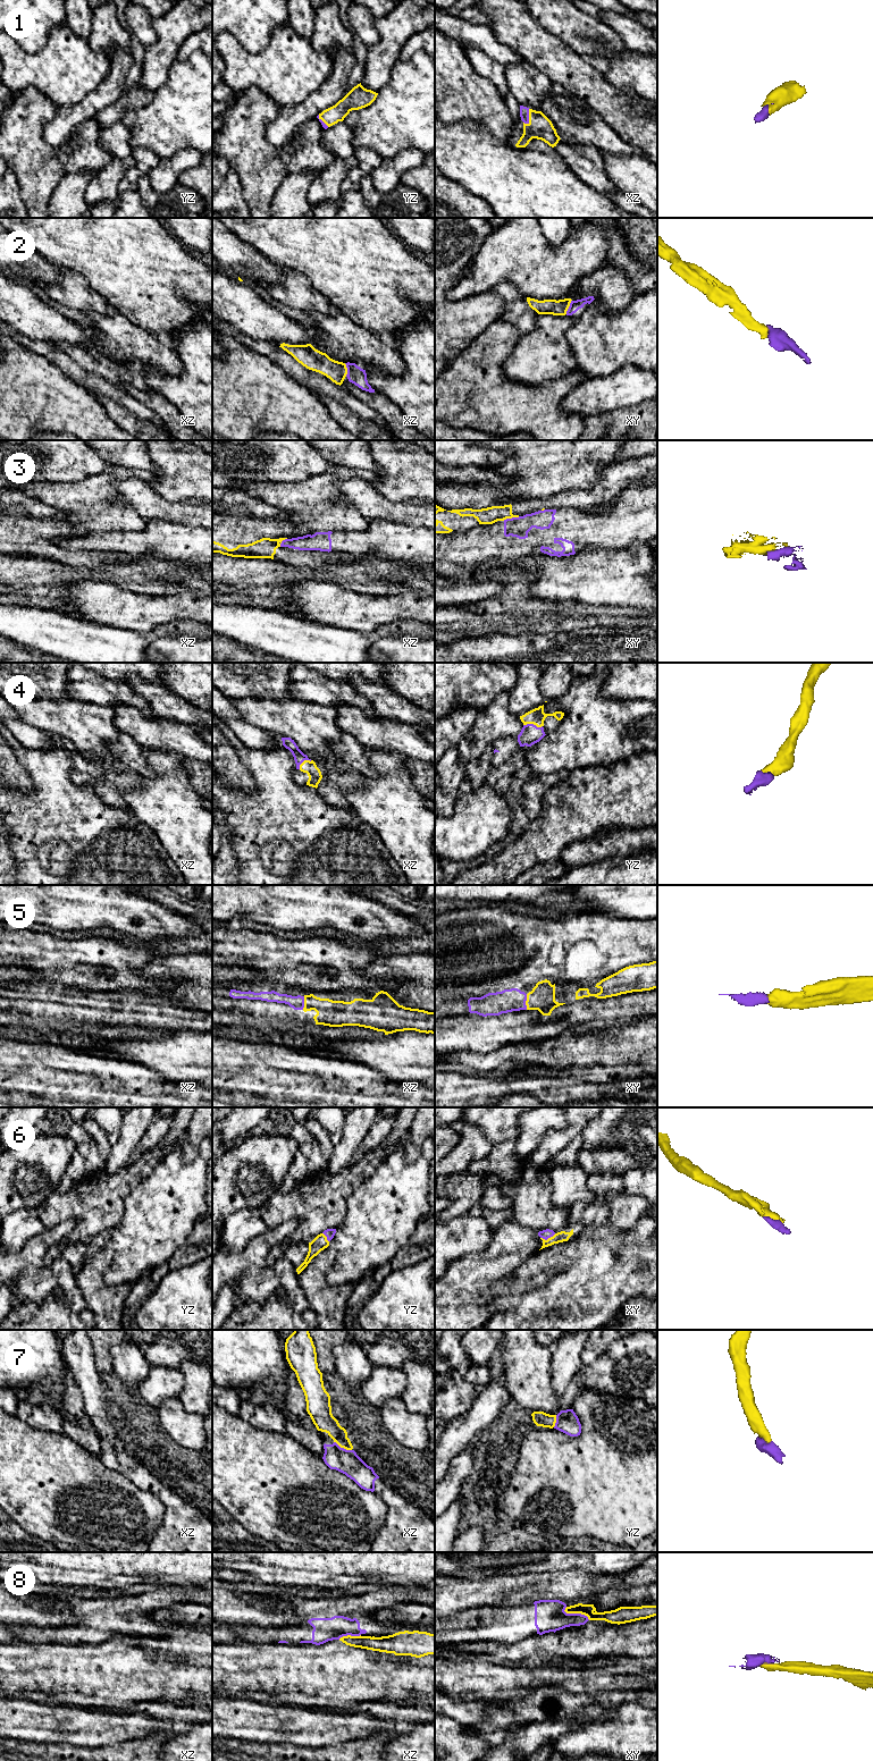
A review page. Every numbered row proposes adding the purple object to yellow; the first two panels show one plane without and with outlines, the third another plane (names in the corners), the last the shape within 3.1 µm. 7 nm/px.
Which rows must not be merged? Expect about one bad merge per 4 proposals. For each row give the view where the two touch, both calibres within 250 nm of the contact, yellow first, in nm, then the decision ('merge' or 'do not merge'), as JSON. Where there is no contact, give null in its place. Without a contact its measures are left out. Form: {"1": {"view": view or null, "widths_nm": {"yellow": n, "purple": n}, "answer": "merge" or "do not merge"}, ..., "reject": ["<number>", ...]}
{"1": {"view": "xz", "widths_nm": {"yellow": 170, "purple": 60}, "answer": "merge"}, "2": {"view": "xy", "widths_nm": {"yellow": 110, "purple": 80}, "answer": "merge"}, "3": {"view": "xy", "widths_nm": {"yellow": 120, "purple": 140}, "answer": "do not merge"}, "4": {"view": "yz", "widths_nm": {"yellow": 120, "purple": 140}, "answer": "merge"}, "5": {"view": "xy", "widths_nm": {"yellow": 180, "purple": 160}, "answer": "merge"}, "6": {"view": "xy", "widths_nm": {"yellow": 80, "purple": 70}, "answer": "merge"}, "7": {"view": "xz", "widths_nm": {"yellow": 150, "purple": 170}, "answer": "merge"}, "8": {"view": "xy", "widths_nm": {"yellow": 90, "purple": 220}, "answer": "do not merge"}, "reject": ["3", "8"]}

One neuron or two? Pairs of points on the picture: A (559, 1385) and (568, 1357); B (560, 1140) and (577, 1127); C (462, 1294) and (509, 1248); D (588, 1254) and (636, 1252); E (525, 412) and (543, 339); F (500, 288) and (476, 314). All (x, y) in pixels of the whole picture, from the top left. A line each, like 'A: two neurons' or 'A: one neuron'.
A: one neuron
B: one neuron
C: one neuron
D: one neuron
E: two neurons
F: two neurons

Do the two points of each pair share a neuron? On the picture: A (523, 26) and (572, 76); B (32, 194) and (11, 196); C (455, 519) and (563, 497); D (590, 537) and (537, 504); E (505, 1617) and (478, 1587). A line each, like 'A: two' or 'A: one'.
A: one
B: two
C: one
D: two
E: two

